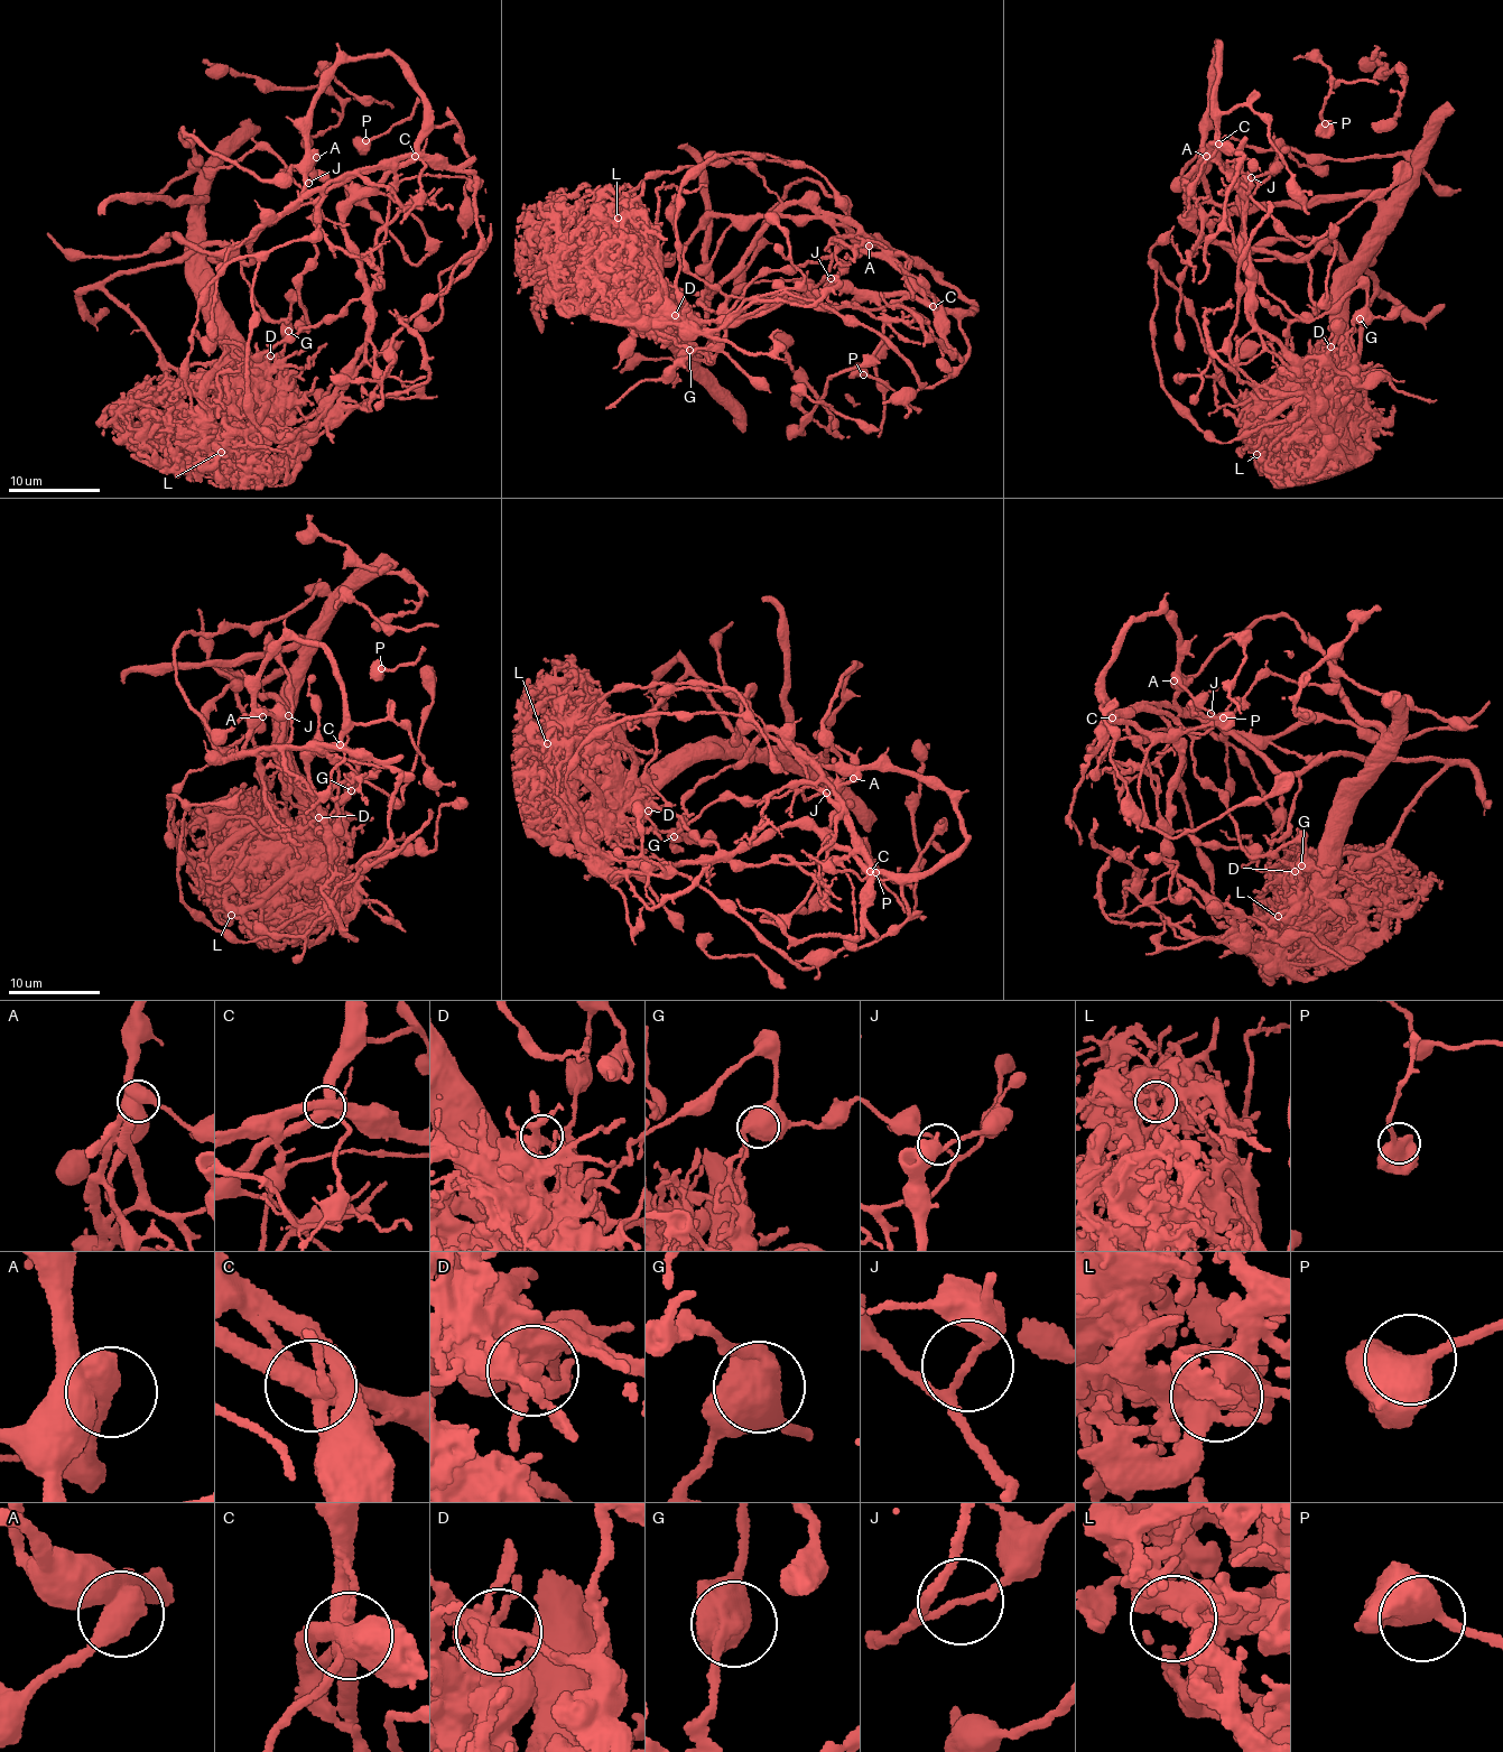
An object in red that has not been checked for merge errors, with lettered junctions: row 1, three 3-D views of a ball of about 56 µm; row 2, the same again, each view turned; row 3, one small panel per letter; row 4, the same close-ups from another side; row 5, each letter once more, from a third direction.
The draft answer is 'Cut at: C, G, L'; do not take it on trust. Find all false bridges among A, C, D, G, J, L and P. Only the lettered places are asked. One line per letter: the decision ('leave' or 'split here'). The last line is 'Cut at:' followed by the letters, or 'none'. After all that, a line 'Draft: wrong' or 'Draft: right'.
A: leave
C: split here
D: leave
G: split here
J: split here
L: leave
P: leave
Cut at: C, G, J
Draft: wrong

